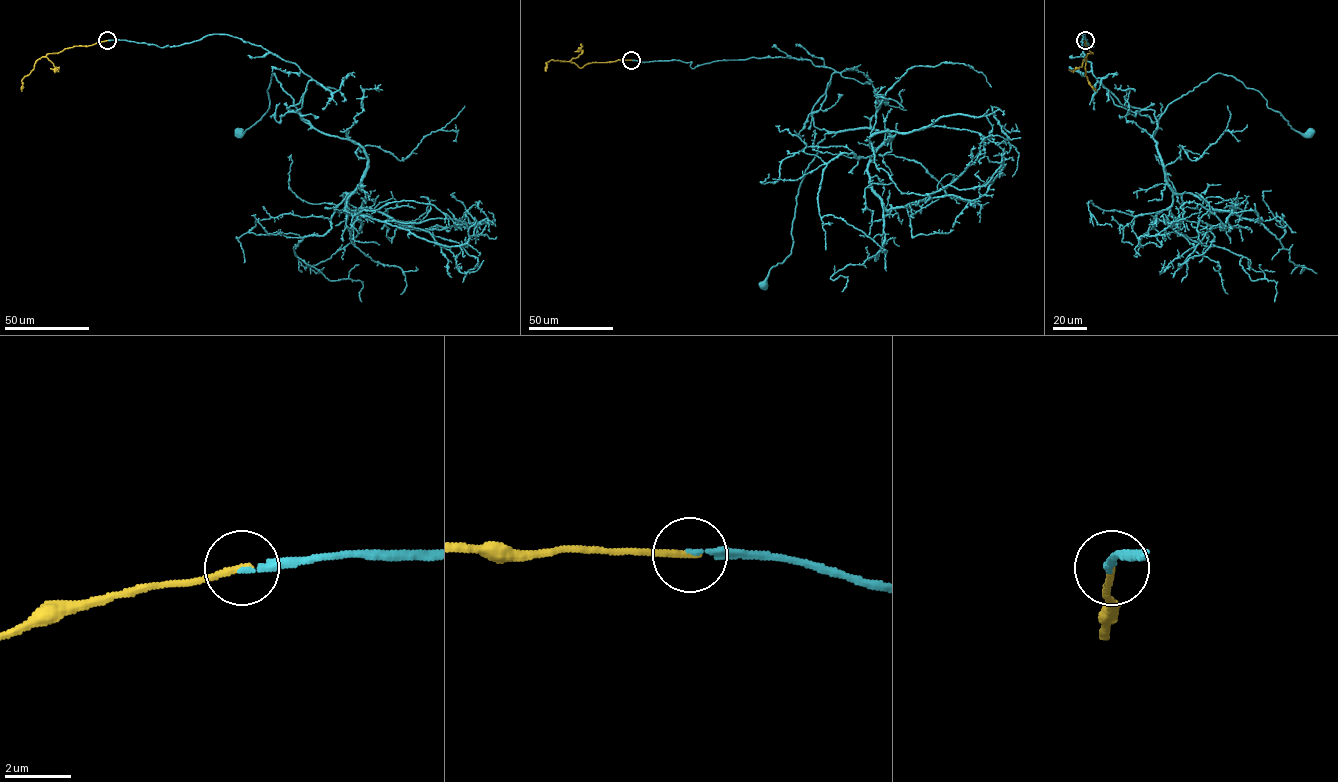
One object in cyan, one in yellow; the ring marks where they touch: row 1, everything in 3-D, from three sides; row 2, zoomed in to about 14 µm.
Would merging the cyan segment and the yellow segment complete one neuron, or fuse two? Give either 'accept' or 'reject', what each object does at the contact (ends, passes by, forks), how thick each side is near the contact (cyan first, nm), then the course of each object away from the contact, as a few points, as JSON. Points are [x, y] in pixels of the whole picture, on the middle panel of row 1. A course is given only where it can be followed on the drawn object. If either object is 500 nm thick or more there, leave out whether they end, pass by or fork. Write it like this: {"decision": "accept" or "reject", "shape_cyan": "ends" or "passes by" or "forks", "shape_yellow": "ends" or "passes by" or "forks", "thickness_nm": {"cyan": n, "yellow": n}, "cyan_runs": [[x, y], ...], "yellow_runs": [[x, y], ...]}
{"decision": "accept", "shape_cyan": "ends", "shape_yellow": "ends", "thickness_nm": {"cyan": 140, "yellow": 240}, "cyan_runs": [[631, 60], [795, 58], [835, 71], [811, 115], [833, 133], [798, 190], [791, 252], [764, 285]], "yellow_runs": [[631, 60], [592, 62], [579, 68], [573, 63], [553, 60], [546, 62], [545, 71]]}

